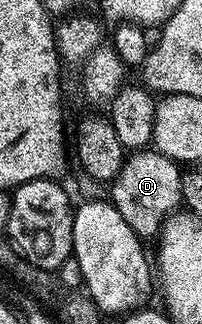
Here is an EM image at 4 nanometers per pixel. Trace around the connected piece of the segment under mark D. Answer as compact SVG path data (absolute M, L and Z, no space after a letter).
M152 147L125 156L122 171L110 185L110 189L112 189L110 201L116 206L122 219L126 219L126 223L130 223L130 227L135 231L137 237L141 239L159 238L166 222L173 216L171 213L176 208L181 208L181 172L181 166L177 162L156 152Z

